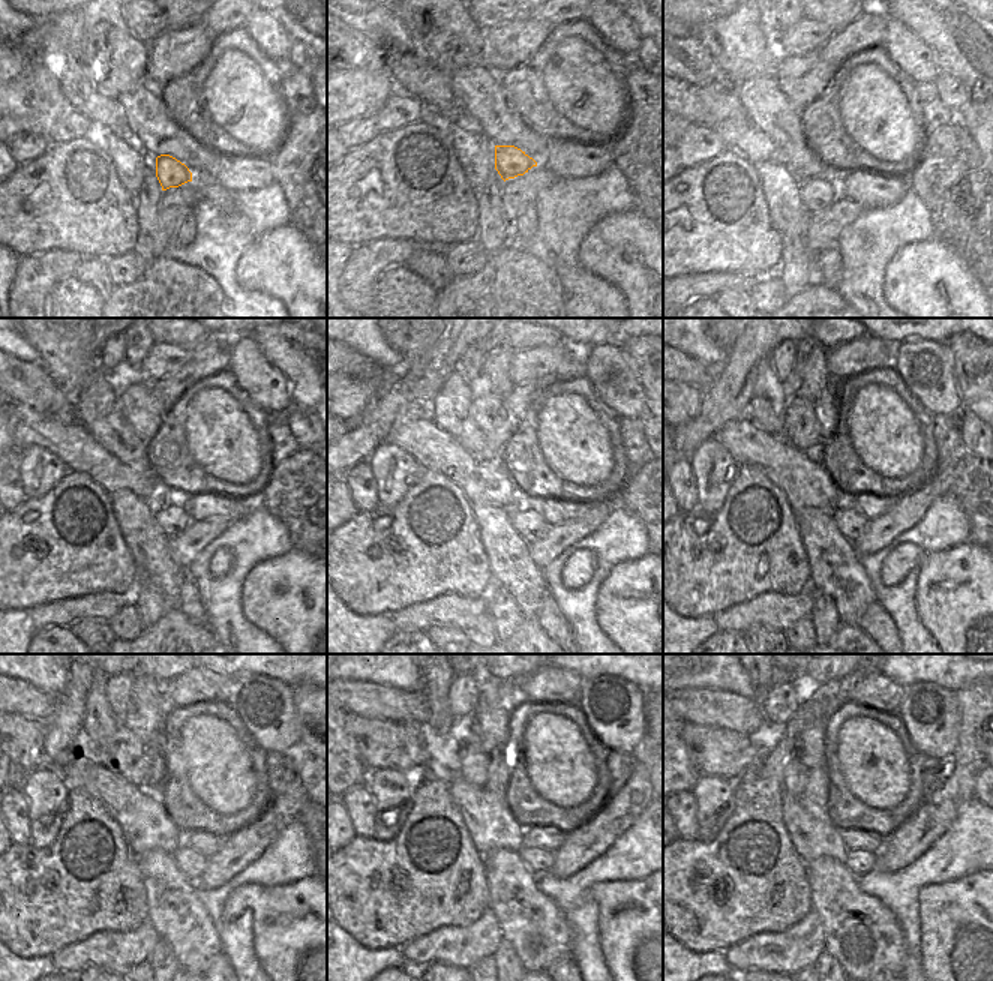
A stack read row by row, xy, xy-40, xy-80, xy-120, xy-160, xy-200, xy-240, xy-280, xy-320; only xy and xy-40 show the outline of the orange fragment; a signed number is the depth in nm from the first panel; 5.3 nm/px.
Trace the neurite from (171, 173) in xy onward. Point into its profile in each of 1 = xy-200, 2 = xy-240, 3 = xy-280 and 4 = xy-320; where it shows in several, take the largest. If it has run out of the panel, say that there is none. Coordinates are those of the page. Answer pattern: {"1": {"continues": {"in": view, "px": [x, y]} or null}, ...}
{"1": {"continues": {"in": "xy-200", "px": [851, 522]}}, "2": {"continues": {"in": "xy-240", "px": [189, 861]}}, "3": {"continues": {"in": "xy-280", "px": [528, 863]}}, "4": {"continues": {"in": "xy-320", "px": [861, 863]}}}

